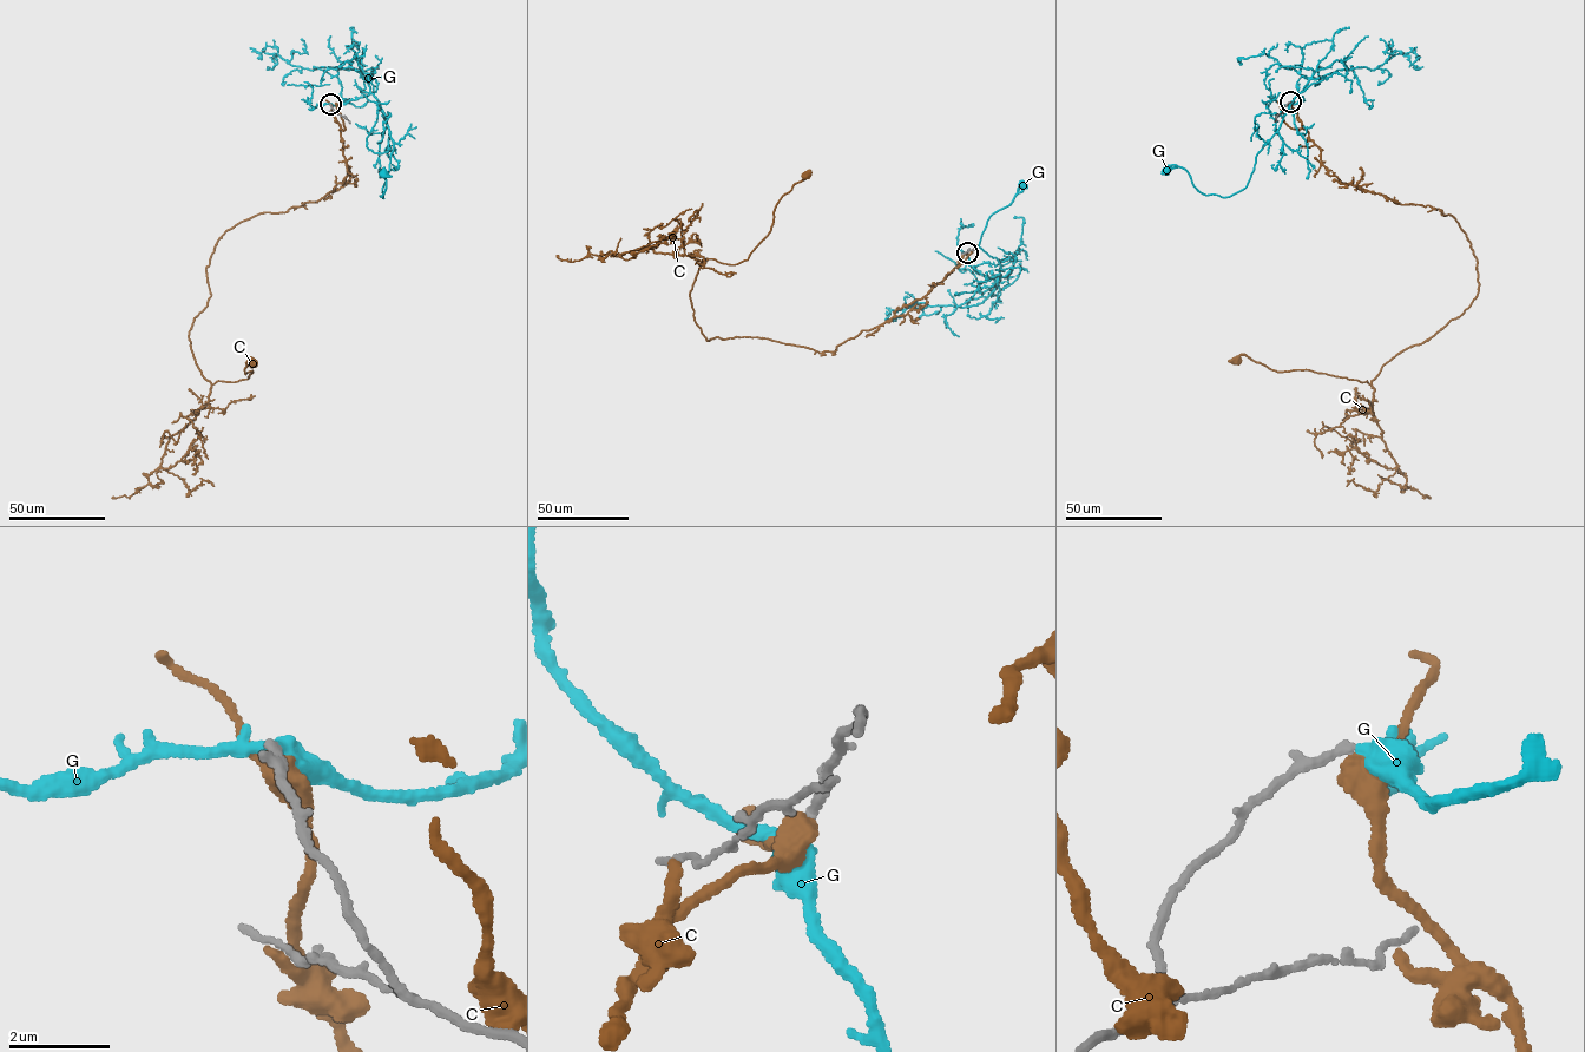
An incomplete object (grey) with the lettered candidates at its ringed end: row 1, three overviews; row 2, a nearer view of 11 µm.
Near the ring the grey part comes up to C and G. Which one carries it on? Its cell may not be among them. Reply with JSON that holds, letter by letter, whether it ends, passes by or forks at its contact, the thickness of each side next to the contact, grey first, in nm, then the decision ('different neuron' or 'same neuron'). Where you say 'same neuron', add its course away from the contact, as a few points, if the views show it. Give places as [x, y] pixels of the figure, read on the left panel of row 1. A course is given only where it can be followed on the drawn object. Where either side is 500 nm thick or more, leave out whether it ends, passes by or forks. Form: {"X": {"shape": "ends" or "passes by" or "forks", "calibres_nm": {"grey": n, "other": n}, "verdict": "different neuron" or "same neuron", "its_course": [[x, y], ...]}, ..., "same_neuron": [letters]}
{"C": {"shape": "passes by", "calibres_nm": {"grey": 140, "other": 400}, "verdict": "different neuron"}, "G": {"shape": "passes by", "calibres_nm": {"grey": 130, "other": 360}, "verdict": "same neuron", "its_course": [[330, 104], [373, 93], [394, 144], [383, 198], [380, 196], [385, 177], [380, 170], [385, 172]]}, "same_neuron": ["G"]}

